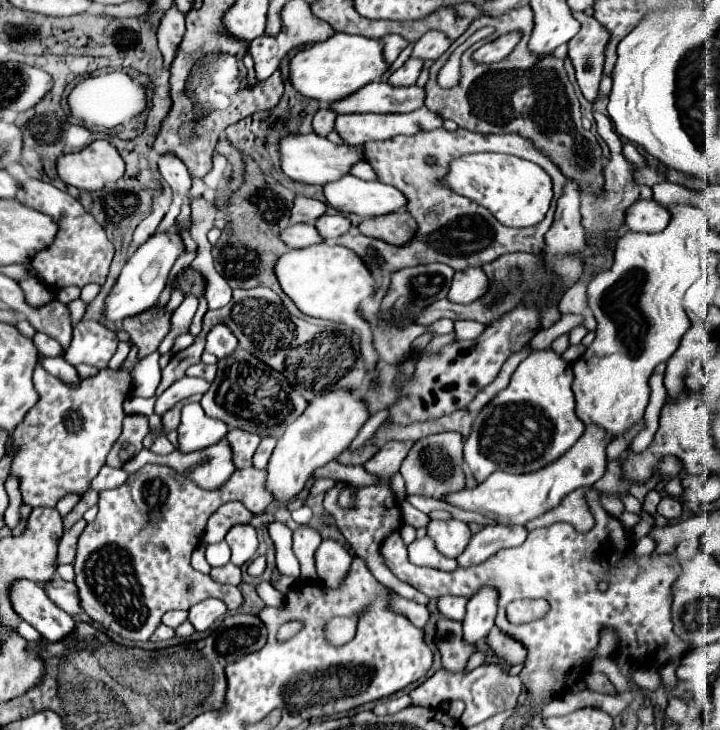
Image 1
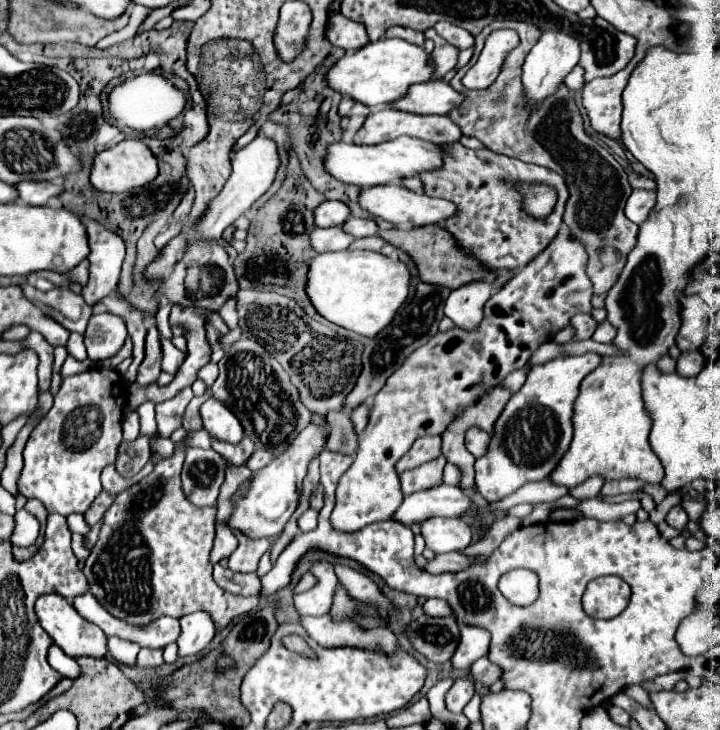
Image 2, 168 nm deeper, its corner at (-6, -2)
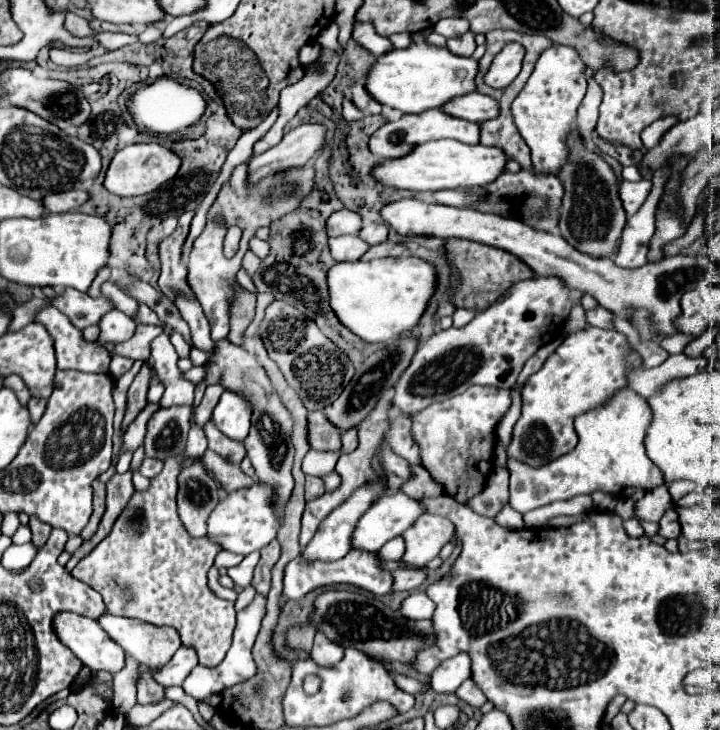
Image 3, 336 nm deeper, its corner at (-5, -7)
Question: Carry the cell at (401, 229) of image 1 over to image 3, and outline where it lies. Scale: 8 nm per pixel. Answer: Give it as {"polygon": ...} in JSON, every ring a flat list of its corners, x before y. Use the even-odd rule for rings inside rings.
{"polygon":[[450,238,444,244,444,254,452,258,450,264,456,268,458,274,454,292,450,296,450,302,458,308,472,308,480,312,488,308,498,296,502,296,502,292,506,292,506,288,510,288,514,282,528,280,534,276,534,272,526,264,522,264,522,260,518,260,516,256,498,248,490,248,480,242]]}

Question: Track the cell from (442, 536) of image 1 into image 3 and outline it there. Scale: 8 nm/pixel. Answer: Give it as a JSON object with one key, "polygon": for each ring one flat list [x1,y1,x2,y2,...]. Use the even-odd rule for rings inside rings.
{"polygon":[[426,514,426,516,420,516,402,536,406,542,404,562,412,562,424,568,426,562,438,556,444,544,452,542,452,538,456,536,456,530,448,518]]}

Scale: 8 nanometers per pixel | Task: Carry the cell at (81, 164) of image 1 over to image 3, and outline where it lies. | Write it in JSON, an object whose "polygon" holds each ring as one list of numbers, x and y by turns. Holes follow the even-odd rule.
{"polygon":[[132,144,118,150,108,166,104,188,118,196,142,196,164,184,166,180,174,178,180,168,180,158,160,144]]}

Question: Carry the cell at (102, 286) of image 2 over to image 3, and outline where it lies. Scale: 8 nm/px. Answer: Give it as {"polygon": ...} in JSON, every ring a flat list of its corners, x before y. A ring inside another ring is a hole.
{"polygon":[[104,282,102,284,102,296,108,298,114,308,118,308,120,312,128,314,128,316,136,316,136,310,138,310,138,302,134,298,128,298,118,286,114,286,114,282]]}

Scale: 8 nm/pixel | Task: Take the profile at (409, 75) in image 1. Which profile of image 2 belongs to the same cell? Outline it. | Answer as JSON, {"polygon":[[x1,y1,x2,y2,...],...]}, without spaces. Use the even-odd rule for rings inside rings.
{"polygon":[[433,27,428,29,424,35,426,38,435,42,435,49,433,49,431,57,433,57,435,69,439,71,439,77,443,77,443,75,449,73,451,69,455,69,457,59,459,59,459,49,457,49,457,47,451,47,445,39,439,39,439,35,436,34]]}

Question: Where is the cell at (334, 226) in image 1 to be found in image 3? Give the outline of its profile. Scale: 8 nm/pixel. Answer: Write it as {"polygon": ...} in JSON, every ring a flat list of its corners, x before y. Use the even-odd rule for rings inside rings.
{"polygon":[[364,224,362,230,358,232,358,236,366,242,366,244,378,244,384,242,388,236,388,226,386,224]]}

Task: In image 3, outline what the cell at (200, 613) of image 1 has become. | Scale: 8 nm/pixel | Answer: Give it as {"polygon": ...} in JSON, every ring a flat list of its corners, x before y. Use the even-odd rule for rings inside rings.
{"polygon":[[180,646,172,656,172,660,152,676,162,686,180,686,196,664,198,664,196,650,190,646]]}

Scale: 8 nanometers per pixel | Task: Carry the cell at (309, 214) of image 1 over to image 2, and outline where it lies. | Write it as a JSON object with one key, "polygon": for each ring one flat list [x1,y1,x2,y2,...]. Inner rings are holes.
{"polygon":[[325,201,315,209,317,227,341,227,349,217,349,207,341,201]]}

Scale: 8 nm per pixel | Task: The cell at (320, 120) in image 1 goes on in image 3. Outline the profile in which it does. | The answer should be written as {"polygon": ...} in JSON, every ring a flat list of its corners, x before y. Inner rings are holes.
{"polygon":[[354,84,352,86,352,102,354,102,354,106,358,108,358,110,366,110,368,108,368,104,372,102,370,100,370,94,362,88,362,84]]}

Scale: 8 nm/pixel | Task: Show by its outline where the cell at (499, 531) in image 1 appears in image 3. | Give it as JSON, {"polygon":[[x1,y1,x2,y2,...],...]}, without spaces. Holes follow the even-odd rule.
{"polygon":[[394,570,394,590,416,590,426,584,426,570]]}

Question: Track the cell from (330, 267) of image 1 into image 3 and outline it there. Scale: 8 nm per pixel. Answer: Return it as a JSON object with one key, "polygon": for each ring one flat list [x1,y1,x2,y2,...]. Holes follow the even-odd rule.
{"polygon":[[378,258,370,262,336,262,328,270,328,292,330,292,330,308,336,314,338,322,346,326,350,332,360,336,364,342,388,342,402,332,410,332,418,318,422,316,428,298,434,292,434,268,420,258]]}

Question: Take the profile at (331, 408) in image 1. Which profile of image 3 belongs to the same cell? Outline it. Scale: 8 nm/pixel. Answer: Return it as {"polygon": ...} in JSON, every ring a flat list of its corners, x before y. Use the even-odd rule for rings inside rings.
{"polygon":[[254,480,252,486,228,492,218,506,212,510,208,520,208,536,224,550,248,556,250,552,262,550,278,534,278,492,276,486,262,480]]}

